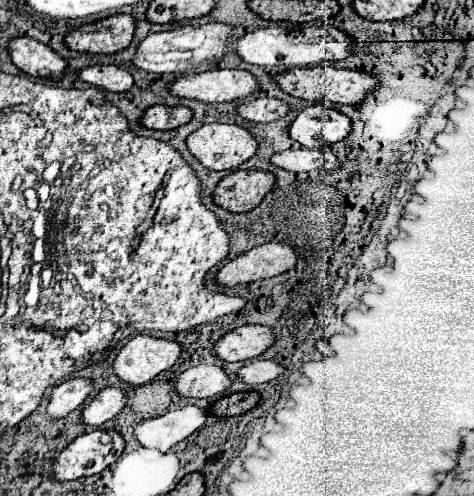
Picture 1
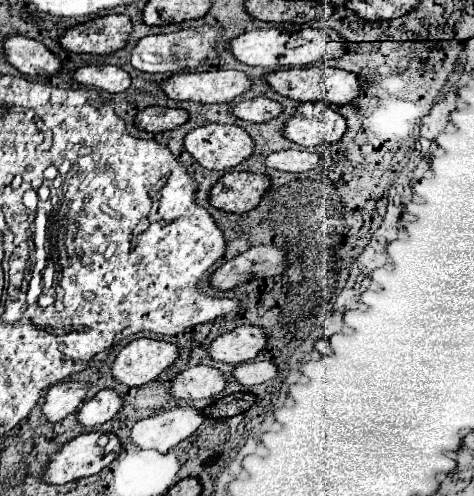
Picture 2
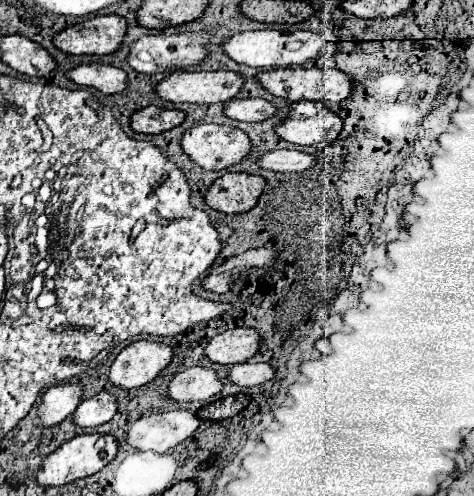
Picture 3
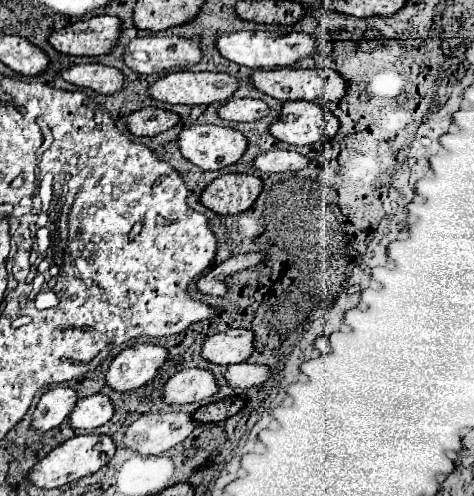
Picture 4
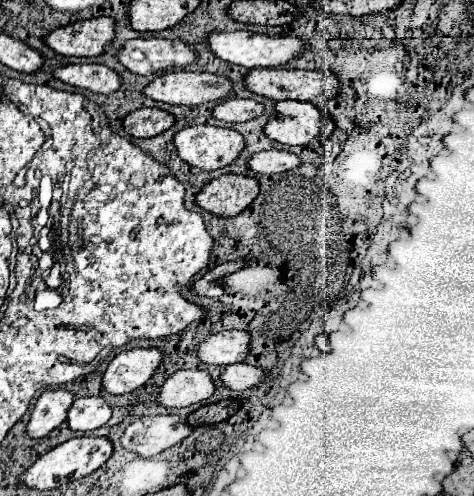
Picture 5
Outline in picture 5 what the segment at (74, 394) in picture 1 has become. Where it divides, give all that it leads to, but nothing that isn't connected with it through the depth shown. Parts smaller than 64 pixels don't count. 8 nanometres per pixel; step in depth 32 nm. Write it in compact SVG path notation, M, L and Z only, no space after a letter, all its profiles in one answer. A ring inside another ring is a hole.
M64 388L46 390L34 406L34 412L32 412L28 428L26 428L28 434L32 438L42 438L50 430L60 426L66 420L68 408L72 406L74 400L76 400L76 396L70 390L64 390Z

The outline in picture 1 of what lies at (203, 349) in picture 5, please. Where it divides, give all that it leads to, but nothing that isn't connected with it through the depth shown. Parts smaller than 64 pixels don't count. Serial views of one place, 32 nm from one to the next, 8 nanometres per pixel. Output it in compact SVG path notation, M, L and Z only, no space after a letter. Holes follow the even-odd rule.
M242 326L214 344L214 352L226 362L244 362L264 354L276 342L276 334L270 326Z

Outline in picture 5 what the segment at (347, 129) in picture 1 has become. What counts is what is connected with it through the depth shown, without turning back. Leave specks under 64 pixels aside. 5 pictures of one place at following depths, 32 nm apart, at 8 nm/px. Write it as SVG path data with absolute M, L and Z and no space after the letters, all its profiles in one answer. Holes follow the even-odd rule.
M284 100L276 104L276 118L266 124L264 132L276 142L304 146L320 138L324 130L332 134L334 128L336 122L328 114L324 114L316 104Z

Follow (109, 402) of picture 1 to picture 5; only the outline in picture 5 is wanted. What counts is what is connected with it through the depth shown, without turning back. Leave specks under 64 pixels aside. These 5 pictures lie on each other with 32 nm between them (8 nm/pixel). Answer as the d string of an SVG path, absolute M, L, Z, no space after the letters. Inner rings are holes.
M102 396L78 398L68 410L68 426L74 432L88 432L104 426L112 416L112 408Z

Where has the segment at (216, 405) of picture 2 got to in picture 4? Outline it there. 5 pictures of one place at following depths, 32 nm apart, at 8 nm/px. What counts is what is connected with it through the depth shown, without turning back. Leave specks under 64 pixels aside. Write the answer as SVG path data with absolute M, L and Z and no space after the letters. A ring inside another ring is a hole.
M230 396L230 398L224 398L224 400L216 400L208 406L202 406L198 408L192 418L196 422L220 422L224 418L230 418L234 416L242 406L246 404L246 398L242 396Z

